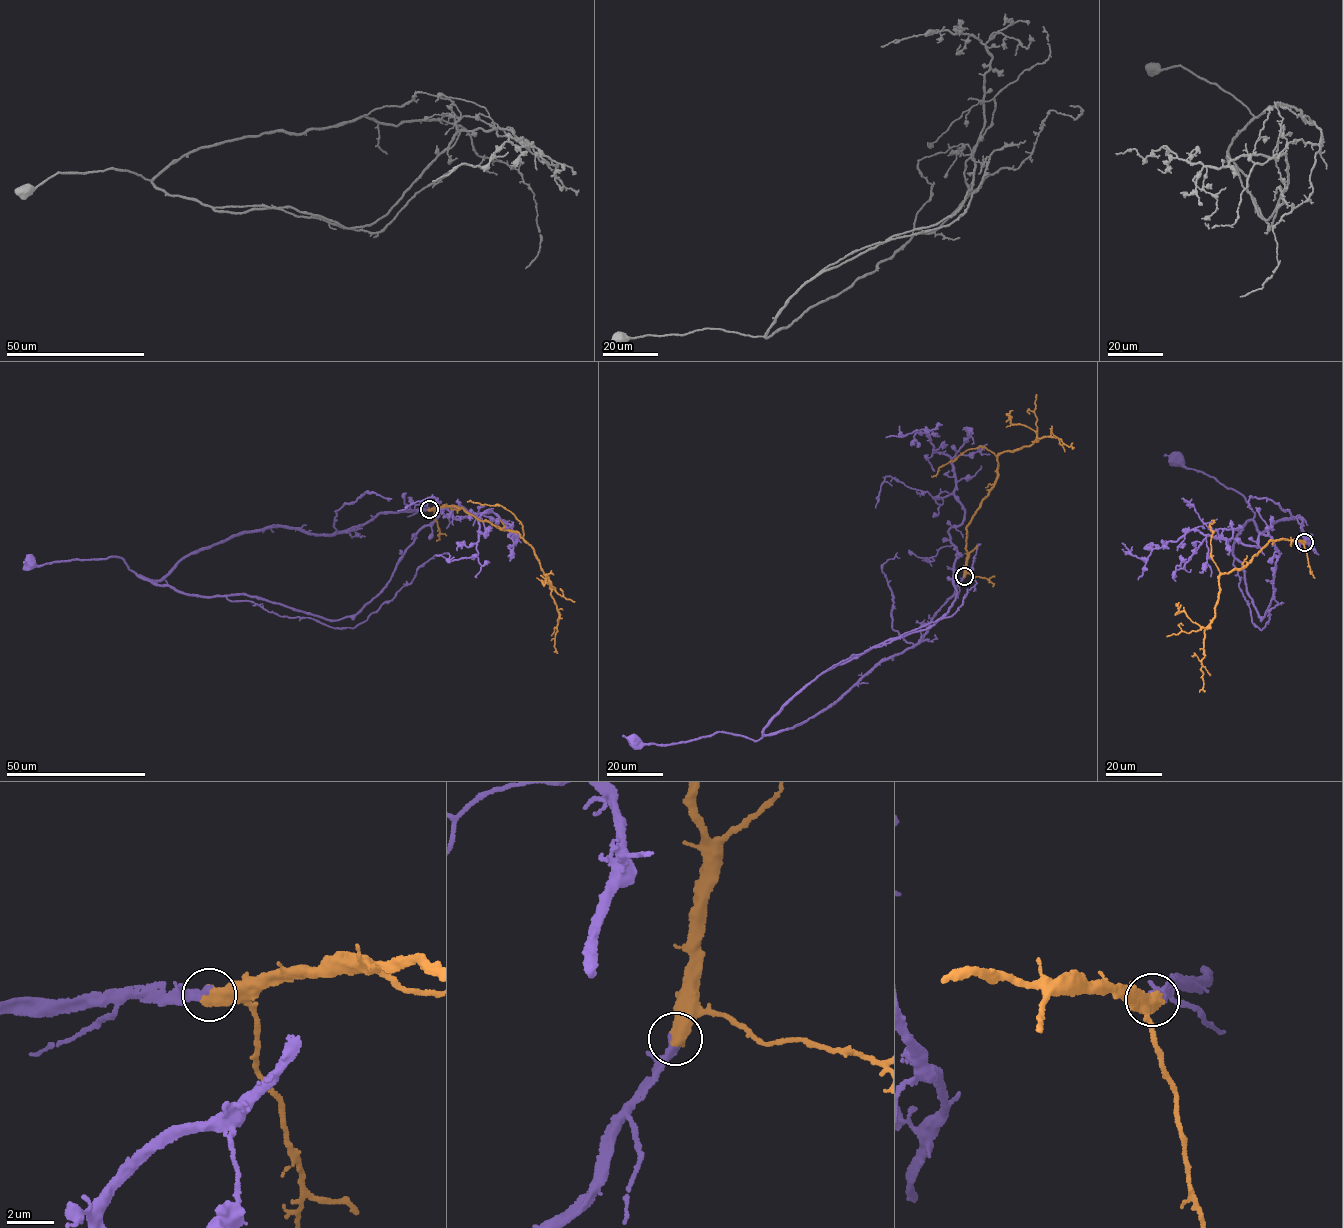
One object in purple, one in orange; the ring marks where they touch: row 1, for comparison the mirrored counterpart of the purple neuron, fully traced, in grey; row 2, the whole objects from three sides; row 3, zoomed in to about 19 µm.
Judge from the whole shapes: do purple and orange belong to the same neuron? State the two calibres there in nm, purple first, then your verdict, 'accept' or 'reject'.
280/650 nm | accept

